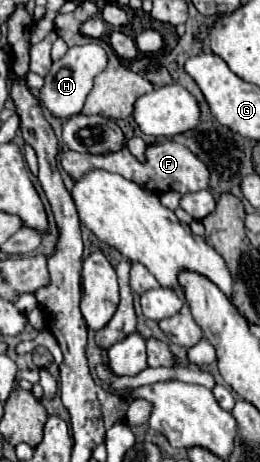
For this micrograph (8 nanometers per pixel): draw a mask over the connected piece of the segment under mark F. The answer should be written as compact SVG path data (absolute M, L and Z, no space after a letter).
M159 142L159 144L149 146L145 164L137 162L127 148L123 148L115 154L109 154L109 156L101 156L101 154L99 156L89 156L89 154L79 154L79 152L73 152L73 150L65 150L61 154L61 164L69 172L71 178L81 178L85 172L89 172L93 168L103 168L107 172L117 172L123 178L133 180L139 186L143 186L143 188L147 188L155 194L163 194L163 192L169 192L169 190L177 190L181 194L187 194L187 192L203 190L209 184L207 166L195 154L191 154L185 146L181 146L177 142Z

